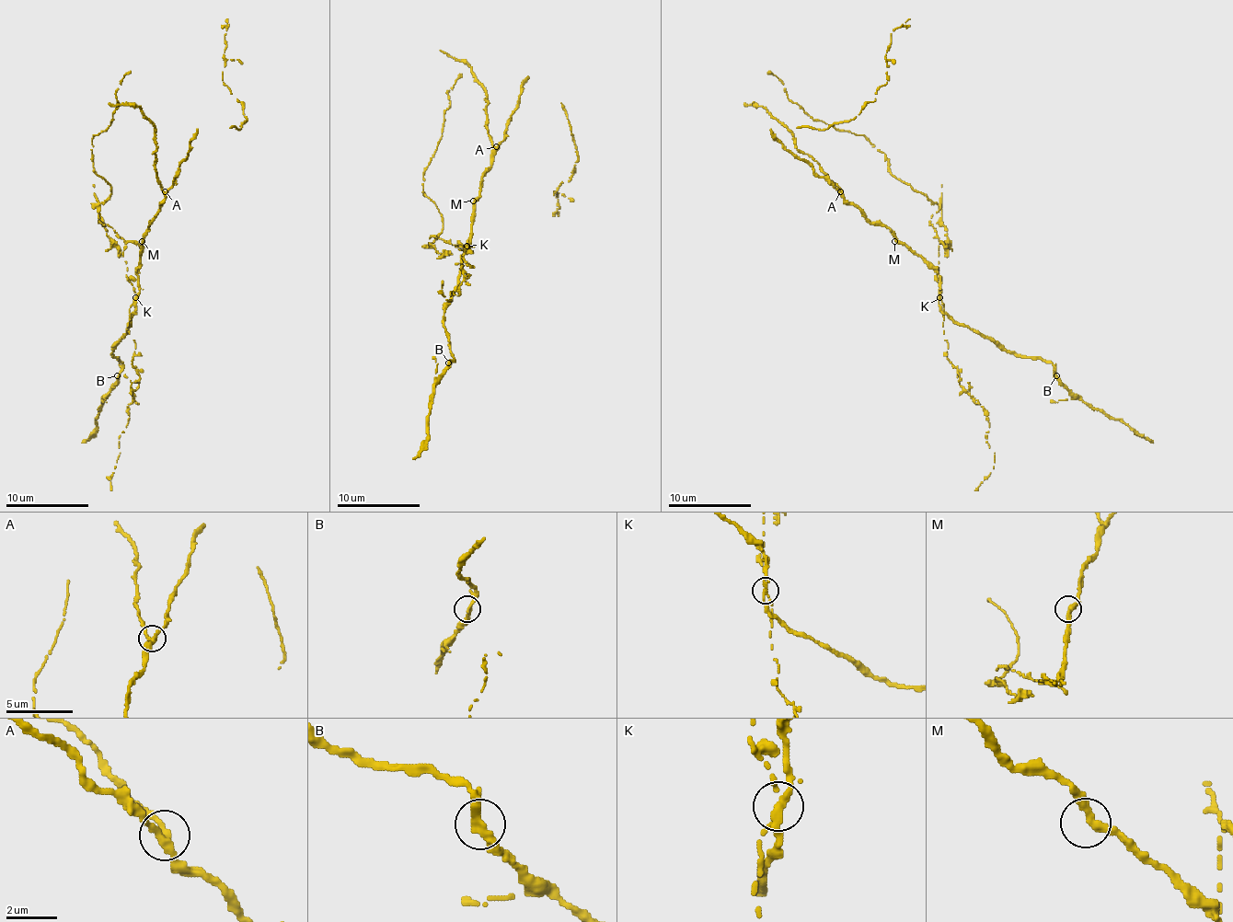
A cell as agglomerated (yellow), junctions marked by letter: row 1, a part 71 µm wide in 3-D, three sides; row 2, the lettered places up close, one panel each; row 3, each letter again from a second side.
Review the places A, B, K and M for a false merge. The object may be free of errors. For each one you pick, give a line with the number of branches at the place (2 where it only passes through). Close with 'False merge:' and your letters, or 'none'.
K: 3
False merge: K

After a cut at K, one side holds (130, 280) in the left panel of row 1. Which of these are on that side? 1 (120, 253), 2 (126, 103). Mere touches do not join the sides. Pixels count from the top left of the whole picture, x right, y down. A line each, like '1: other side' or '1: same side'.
1: same side
2: other side

